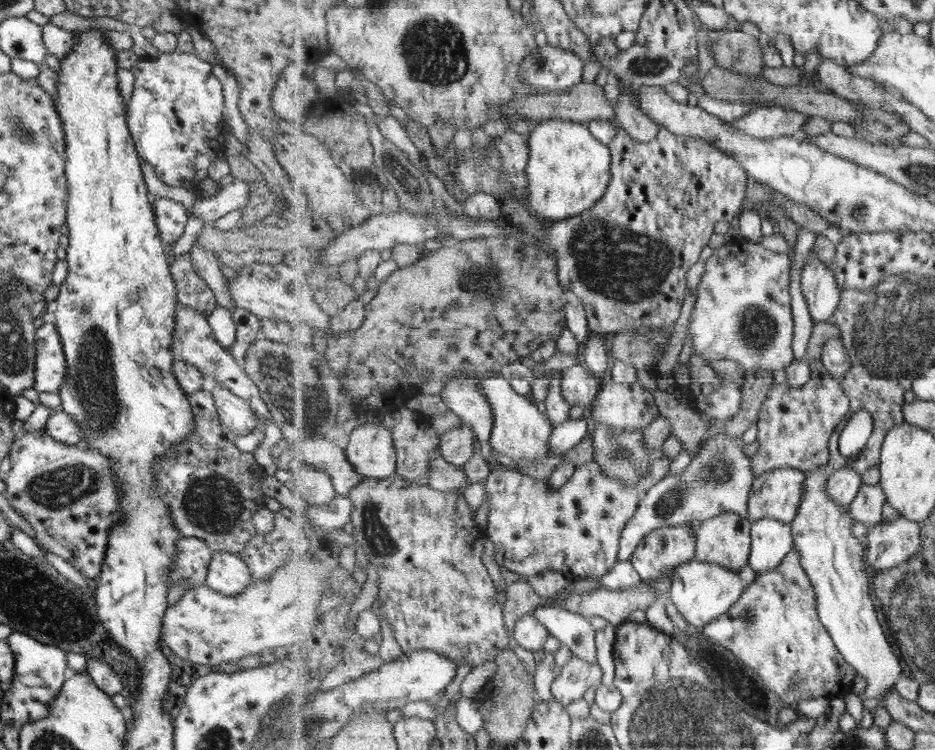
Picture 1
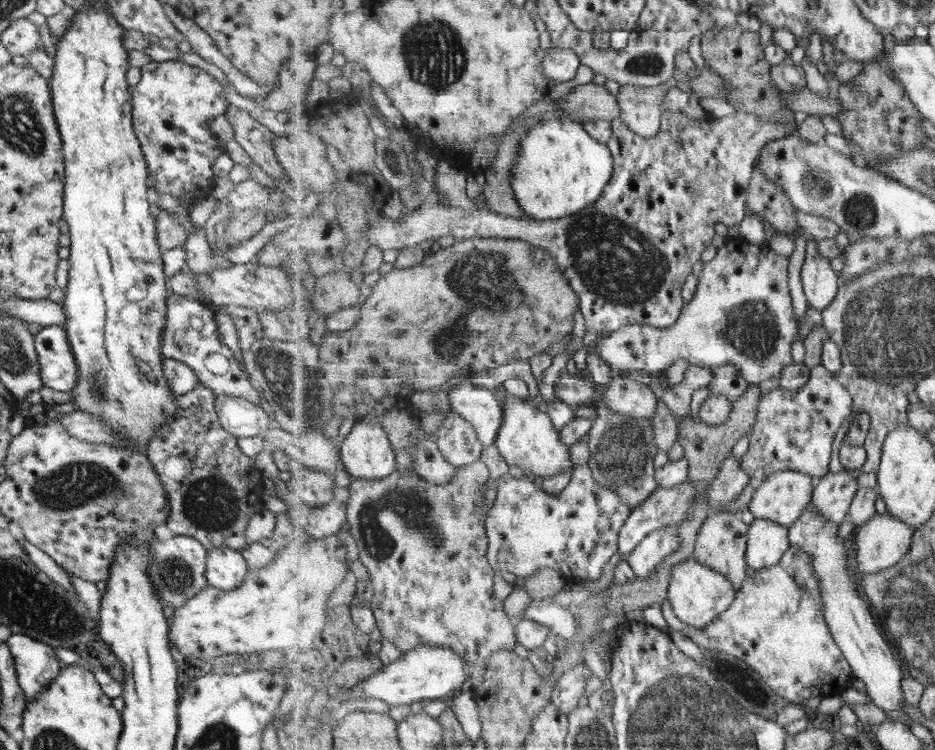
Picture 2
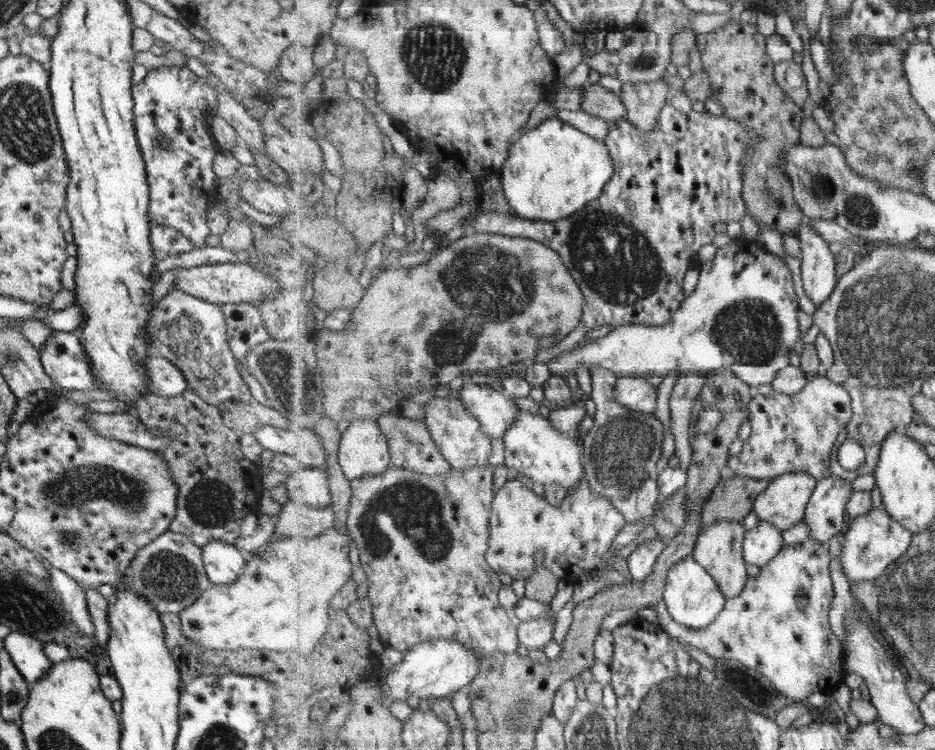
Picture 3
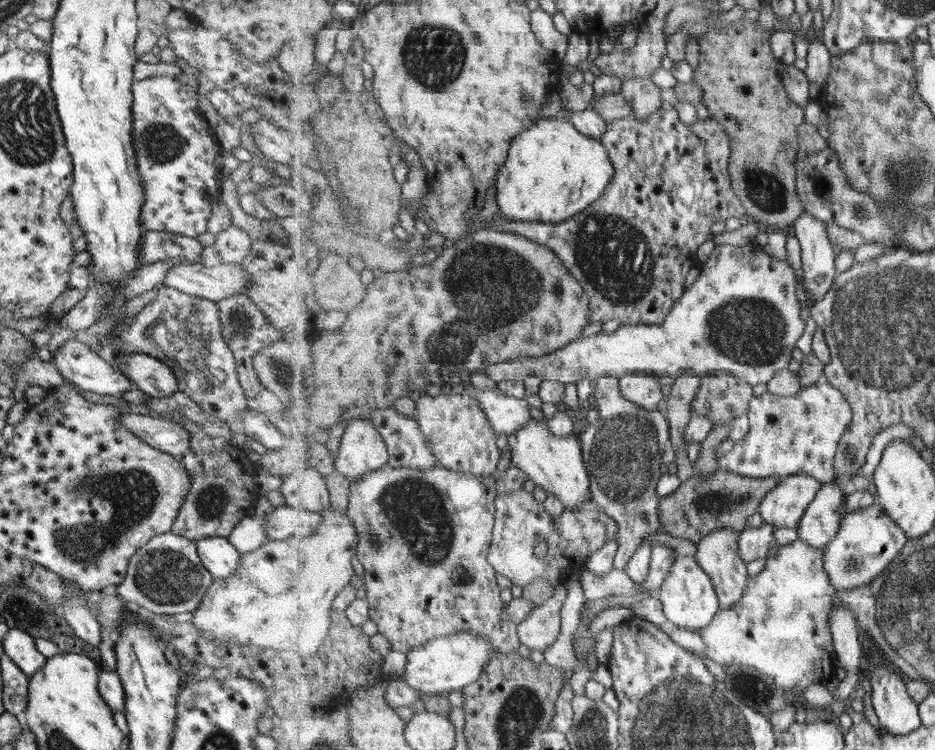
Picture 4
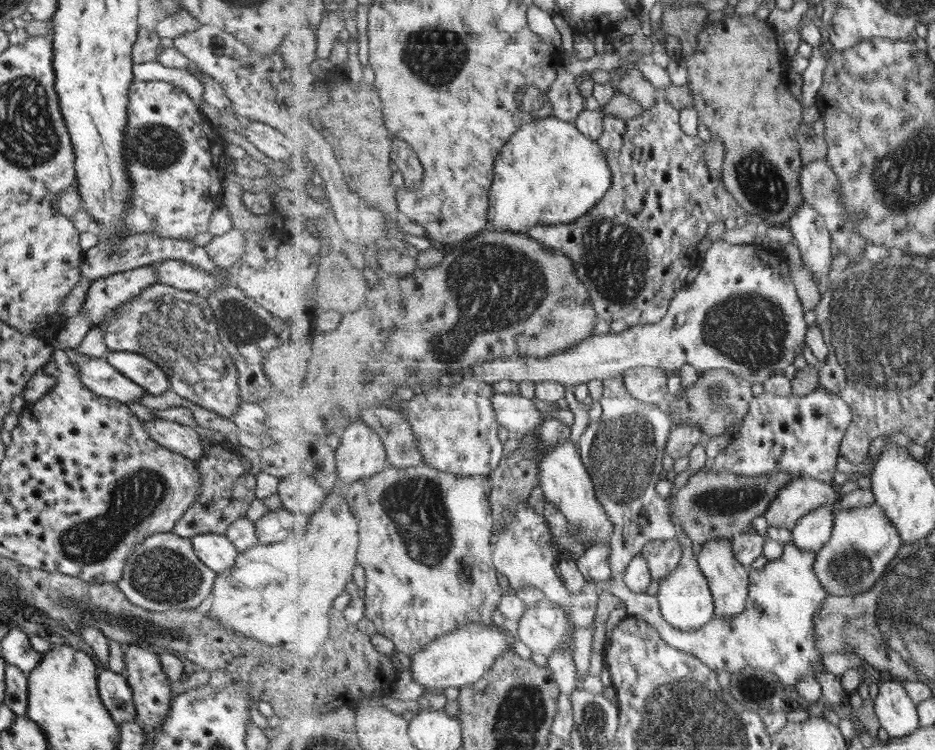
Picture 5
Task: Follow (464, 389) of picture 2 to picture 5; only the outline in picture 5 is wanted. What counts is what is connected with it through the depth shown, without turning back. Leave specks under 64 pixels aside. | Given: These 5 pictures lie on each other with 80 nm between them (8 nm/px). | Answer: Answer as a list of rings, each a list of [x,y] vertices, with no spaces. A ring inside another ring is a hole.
[[[493,393],[492,403],[496,410],[499,425],[503,426],[511,436],[519,440],[525,433],[535,431],[535,426],[541,422],[541,412],[535,407],[535,402],[521,394]]]

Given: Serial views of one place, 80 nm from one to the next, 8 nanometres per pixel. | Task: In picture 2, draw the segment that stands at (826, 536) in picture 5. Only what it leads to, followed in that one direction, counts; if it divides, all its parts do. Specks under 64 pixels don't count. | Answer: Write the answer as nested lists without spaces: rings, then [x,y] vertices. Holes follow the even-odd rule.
[[[845,471],[830,473],[816,481],[812,502],[820,515],[830,521],[843,522],[850,514],[850,508],[859,486],[856,473]]]

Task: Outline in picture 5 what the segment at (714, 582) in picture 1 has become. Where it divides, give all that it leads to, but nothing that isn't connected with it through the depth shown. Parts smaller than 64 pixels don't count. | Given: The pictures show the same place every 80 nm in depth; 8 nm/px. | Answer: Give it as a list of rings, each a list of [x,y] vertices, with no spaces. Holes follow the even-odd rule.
[[[675,524],[676,539],[679,540],[681,548],[683,548],[683,556],[679,566],[666,576],[658,586],[657,596],[659,606],[661,607],[664,619],[681,630],[699,630],[707,625],[714,617],[716,611],[716,602],[709,586],[708,578],[700,567],[698,557],[693,554],[691,544],[693,542],[686,536],[684,530]]]

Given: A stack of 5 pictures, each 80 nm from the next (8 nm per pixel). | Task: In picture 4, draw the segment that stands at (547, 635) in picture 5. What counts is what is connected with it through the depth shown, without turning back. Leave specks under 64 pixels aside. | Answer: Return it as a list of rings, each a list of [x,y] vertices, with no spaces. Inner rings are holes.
[[[543,604],[537,606],[530,617],[517,624],[520,641],[530,650],[544,652],[559,638],[561,614],[551,612]]]

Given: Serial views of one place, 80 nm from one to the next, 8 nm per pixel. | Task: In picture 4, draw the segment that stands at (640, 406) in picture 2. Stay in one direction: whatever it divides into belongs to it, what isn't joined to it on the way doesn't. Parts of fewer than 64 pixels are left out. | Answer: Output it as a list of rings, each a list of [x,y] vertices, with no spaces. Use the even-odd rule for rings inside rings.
[[[638,373],[624,377],[620,380],[621,394],[631,402],[636,402],[639,406],[642,406],[645,410],[658,410],[662,409],[664,404],[664,390],[663,385],[657,381],[658,376],[655,374]]]

